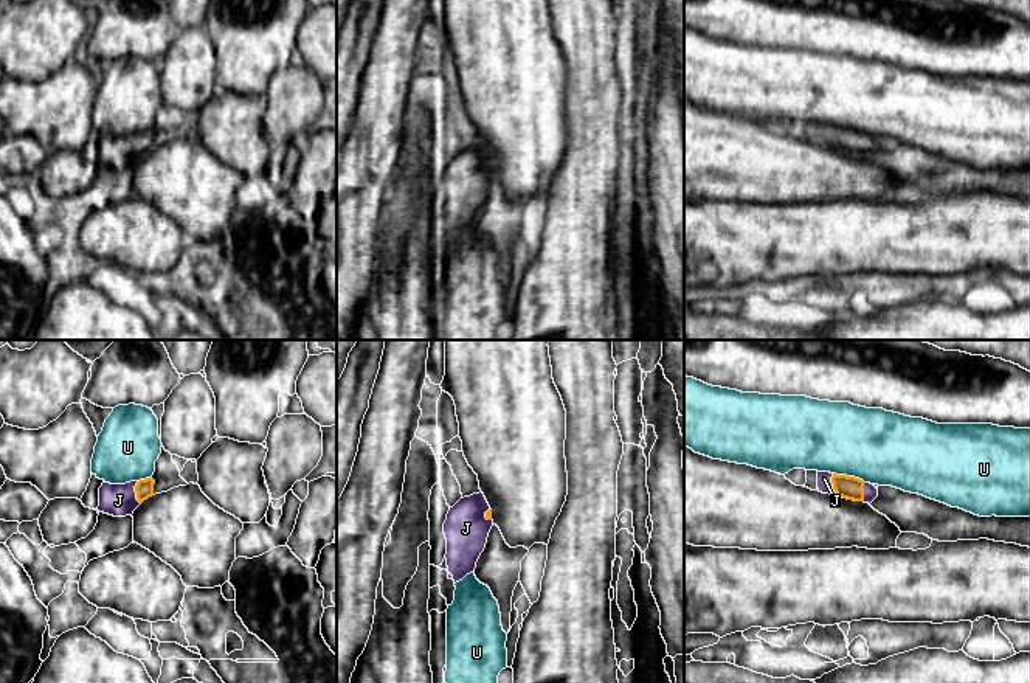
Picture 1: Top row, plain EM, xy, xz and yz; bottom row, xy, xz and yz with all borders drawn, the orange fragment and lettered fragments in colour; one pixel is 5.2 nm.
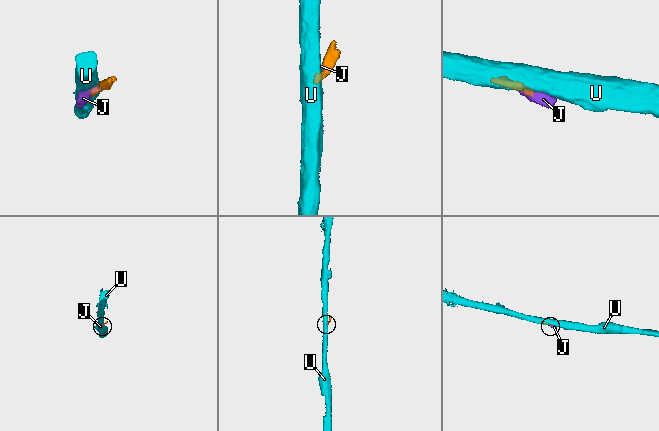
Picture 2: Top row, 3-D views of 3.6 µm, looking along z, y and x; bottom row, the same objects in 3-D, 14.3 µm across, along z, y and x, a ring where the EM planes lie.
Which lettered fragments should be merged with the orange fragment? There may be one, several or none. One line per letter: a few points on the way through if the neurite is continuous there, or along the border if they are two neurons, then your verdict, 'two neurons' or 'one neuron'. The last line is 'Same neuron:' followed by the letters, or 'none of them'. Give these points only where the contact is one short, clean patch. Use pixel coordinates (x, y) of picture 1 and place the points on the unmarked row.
J: runs through yz (850, 140), (833, 137), (824, 131); one neuron
U: border along yz (833, 124), (853, 128), (864, 134); two neurons
Same neuron: J

